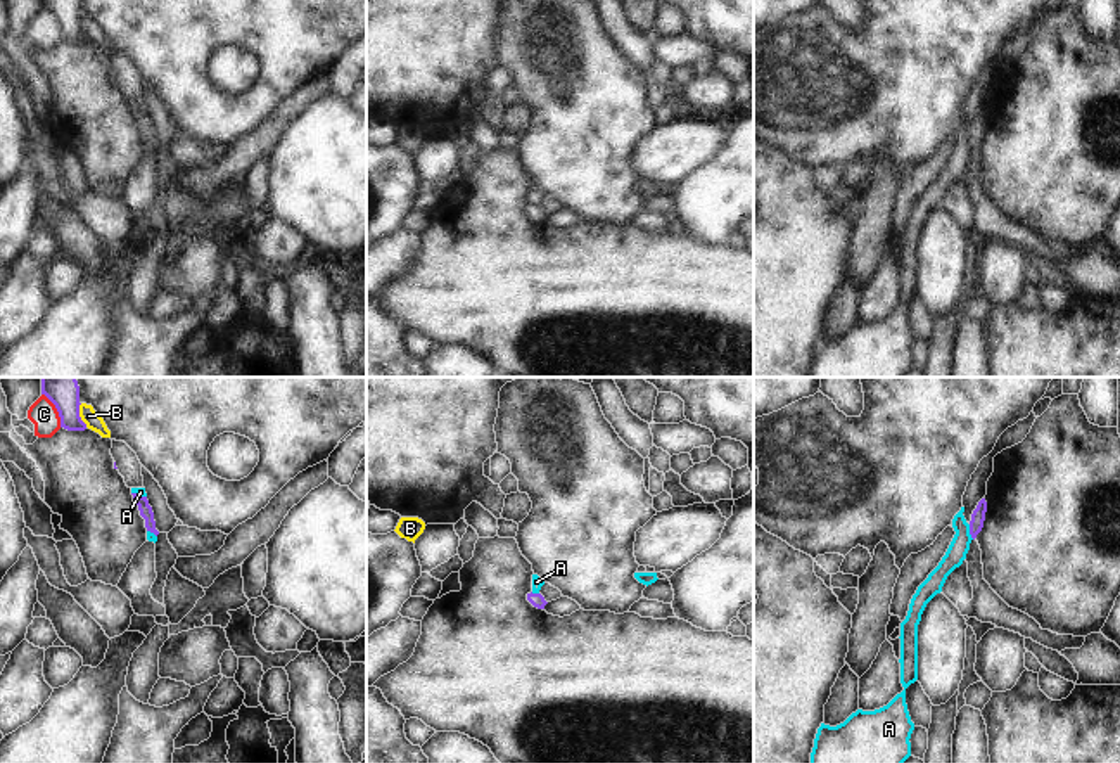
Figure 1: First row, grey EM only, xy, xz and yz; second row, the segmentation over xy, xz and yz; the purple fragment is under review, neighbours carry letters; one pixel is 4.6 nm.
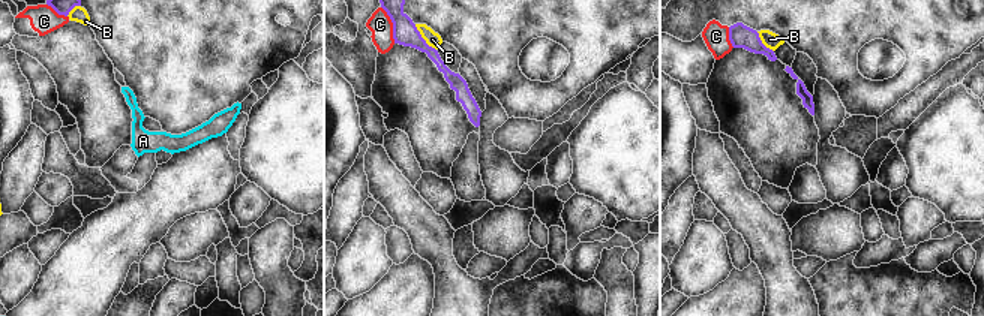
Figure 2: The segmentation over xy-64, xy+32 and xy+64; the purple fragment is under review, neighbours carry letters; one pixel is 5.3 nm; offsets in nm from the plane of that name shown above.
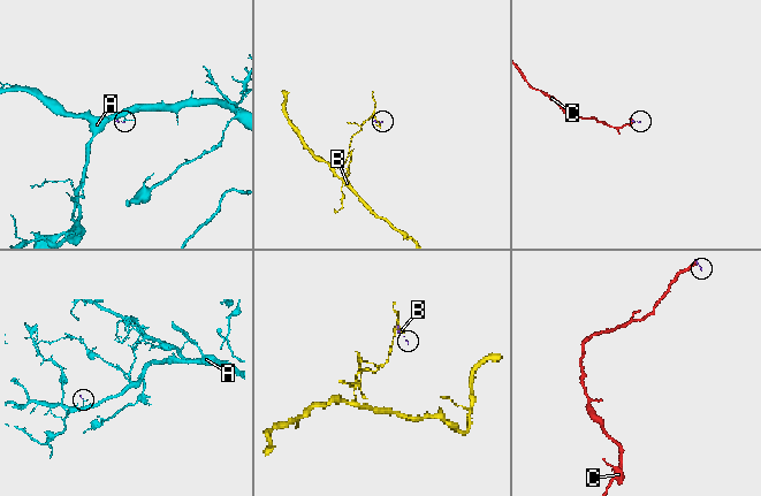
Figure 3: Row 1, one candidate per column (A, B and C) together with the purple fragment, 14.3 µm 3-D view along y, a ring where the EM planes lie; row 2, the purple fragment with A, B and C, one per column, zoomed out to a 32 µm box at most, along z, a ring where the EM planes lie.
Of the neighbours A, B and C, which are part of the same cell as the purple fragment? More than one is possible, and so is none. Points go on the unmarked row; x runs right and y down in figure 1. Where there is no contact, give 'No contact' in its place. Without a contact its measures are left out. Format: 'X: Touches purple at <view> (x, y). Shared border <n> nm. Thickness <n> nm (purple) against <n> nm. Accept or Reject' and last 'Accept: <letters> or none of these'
A: Touches purple at yz (970, 144). Shared border 80 nm. Thickness 60 nm (purple) against 90 nm. Reject
B: Touches purple at xy (78, 28). Shared border 120 nm. Thickness 120 nm (purple) against 80 nm. Reject
C: Touches purple at xy (57, 23). Shared border 180 nm. Thickness 120 nm (purple) against 130 nm. Reject
Accept: none of these

